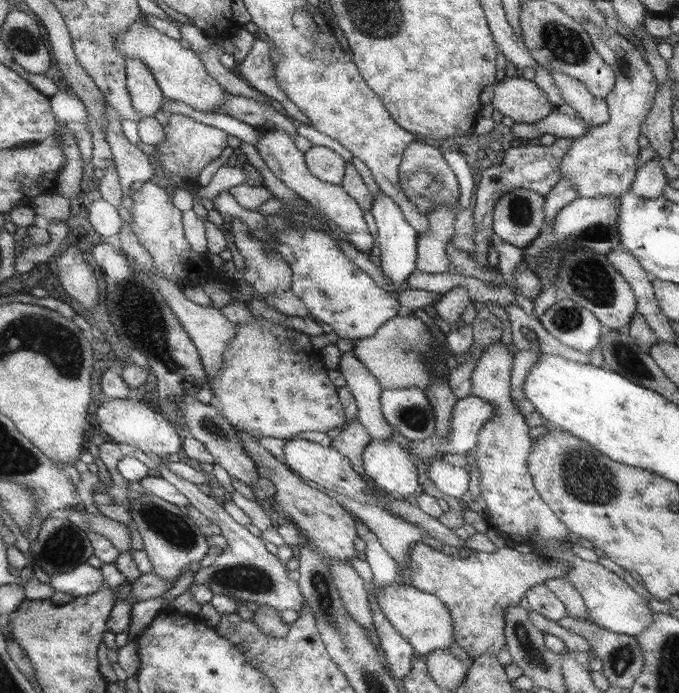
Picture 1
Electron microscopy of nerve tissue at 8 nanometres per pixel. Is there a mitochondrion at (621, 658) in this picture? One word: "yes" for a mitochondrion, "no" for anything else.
yes

